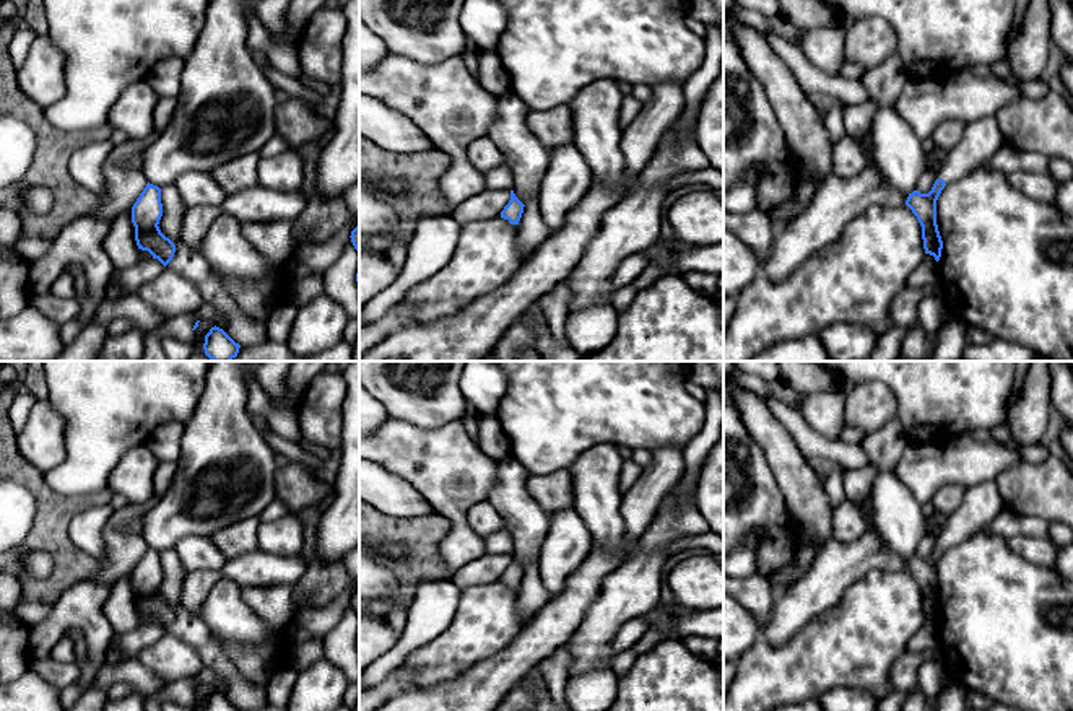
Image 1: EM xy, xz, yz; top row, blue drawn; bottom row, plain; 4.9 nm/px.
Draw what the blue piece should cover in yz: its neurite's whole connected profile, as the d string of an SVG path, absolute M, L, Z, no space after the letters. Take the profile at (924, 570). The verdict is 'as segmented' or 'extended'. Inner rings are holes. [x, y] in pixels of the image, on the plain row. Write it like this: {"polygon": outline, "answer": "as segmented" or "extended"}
{"polygon": "M987 480L964 490L959 508L948 516L943 532L938 535L928 558L914 555L909 558L906 569L912 574L922 591L925 618L938 626L941 622L943 605L936 589L936 565L941 555L972 537L988 526L1003 509L1003 499L995 480Z", "answer": "extended"}

